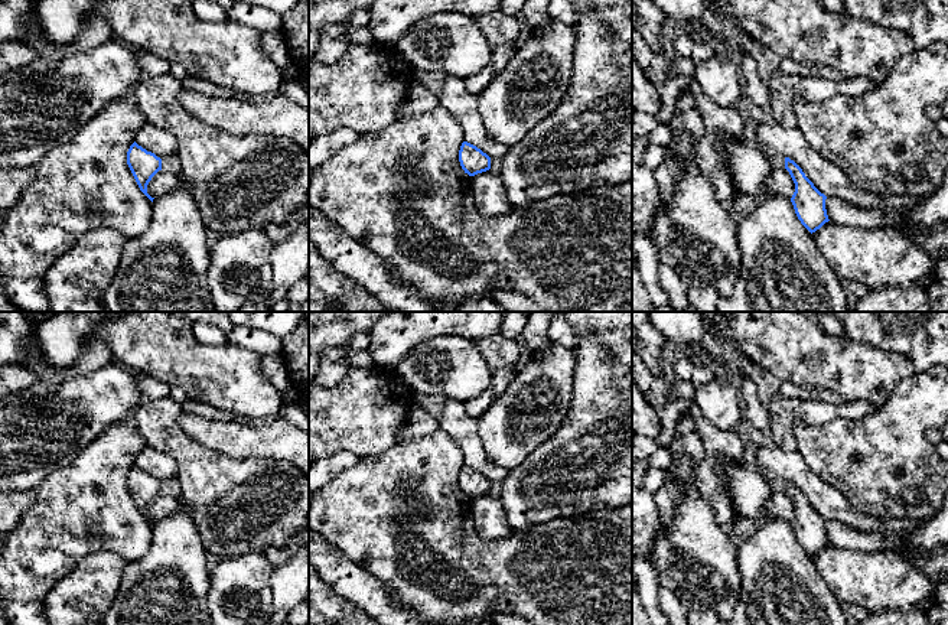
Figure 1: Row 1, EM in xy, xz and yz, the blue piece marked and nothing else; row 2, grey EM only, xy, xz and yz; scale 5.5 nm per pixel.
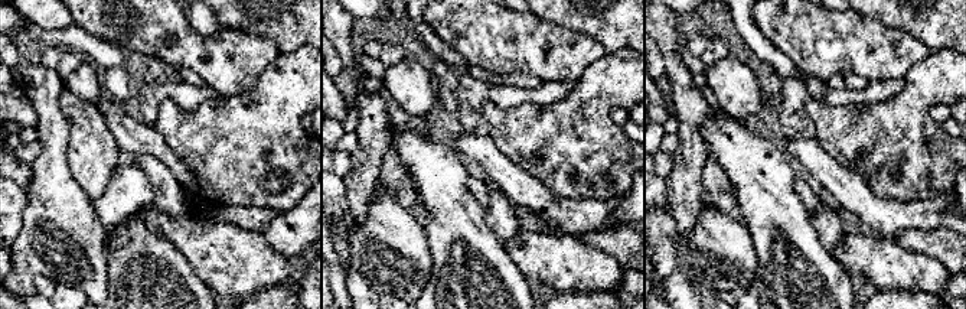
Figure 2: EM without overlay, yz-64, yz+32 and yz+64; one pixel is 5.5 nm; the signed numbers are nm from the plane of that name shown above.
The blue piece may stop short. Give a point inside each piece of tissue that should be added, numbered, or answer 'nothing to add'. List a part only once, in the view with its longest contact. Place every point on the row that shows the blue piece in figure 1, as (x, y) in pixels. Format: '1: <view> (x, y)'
nothing to add

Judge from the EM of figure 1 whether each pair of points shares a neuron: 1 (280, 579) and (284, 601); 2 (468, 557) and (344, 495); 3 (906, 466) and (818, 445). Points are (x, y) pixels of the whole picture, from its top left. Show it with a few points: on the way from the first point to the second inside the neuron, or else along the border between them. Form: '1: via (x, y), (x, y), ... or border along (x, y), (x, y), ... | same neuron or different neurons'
1: via (284, 585), (284, 595) | same neuron
2: via (437, 552), (424, 544), (394, 540), (374, 520) | same neuron
3: via (885, 465), (869, 461), (859, 452), (840, 452) | same neuron

